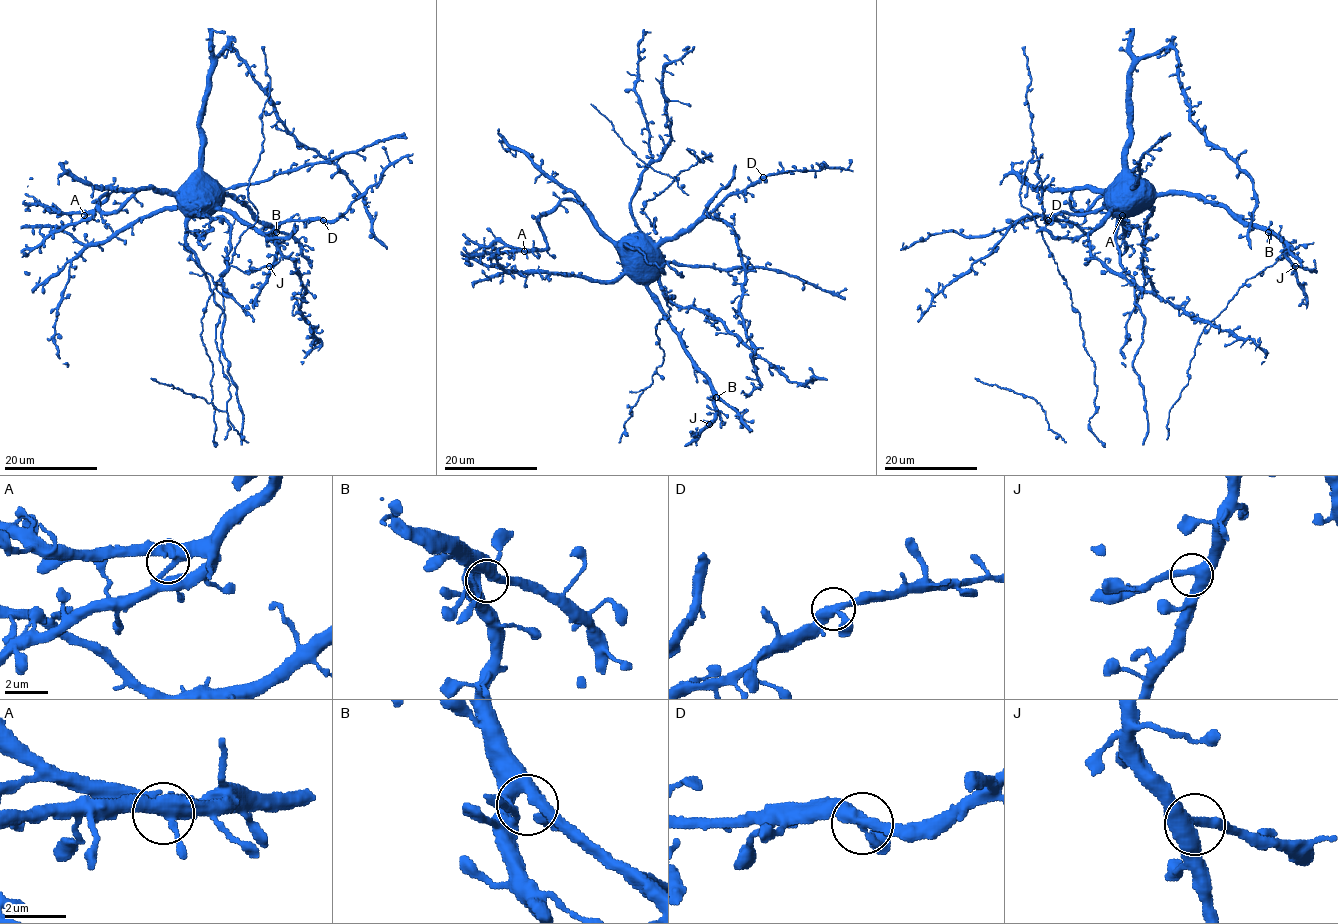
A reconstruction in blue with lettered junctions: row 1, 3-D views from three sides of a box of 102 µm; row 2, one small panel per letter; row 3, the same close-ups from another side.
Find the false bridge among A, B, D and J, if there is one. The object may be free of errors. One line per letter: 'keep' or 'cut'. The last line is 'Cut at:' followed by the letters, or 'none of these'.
A: keep
B: keep
D: keep
J: keep
Cut at: none of these

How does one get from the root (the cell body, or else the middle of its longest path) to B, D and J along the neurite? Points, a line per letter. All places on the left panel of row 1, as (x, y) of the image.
B: (193, 214), (198, 208), (211, 208), (208, 196), (210, 194), (230, 194), (276, 232)
D: (193, 214), (202, 208), (223, 209), (235, 212), (262, 232), (271, 232), (287, 221), (323, 221)
J: (193, 214), (198, 208), (211, 208), (210, 194), (233, 196), (272, 229), (278, 254), (269, 266)

